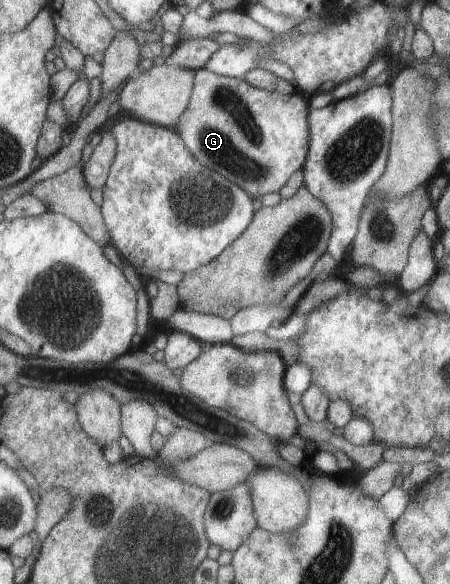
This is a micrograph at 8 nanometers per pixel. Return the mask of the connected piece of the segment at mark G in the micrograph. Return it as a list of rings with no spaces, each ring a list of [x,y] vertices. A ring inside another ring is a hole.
[[[199,68],[195,73],[190,102],[185,113],[177,119],[174,130],[201,165],[231,180],[249,197],[261,198],[267,193],[279,192],[291,175],[304,167],[310,142],[309,108],[308,97],[299,90],[283,95],[257,88],[244,78],[221,76],[207,68]]]

